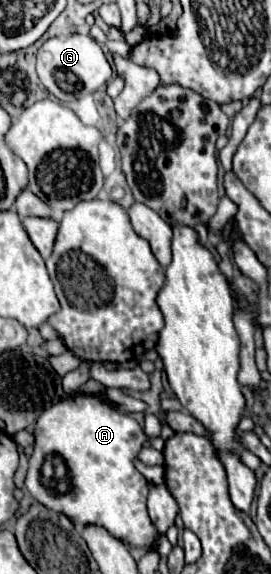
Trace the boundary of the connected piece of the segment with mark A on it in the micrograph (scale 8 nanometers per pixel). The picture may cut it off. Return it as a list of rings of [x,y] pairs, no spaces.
[[[73,394],[43,412],[35,422],[33,434],[33,456],[29,458],[29,472],[25,480],[25,488],[31,492],[33,498],[55,512],[63,512],[77,526],[97,524],[107,528],[115,538],[127,540],[129,544],[147,548],[157,544],[161,556],[167,556],[171,552],[173,546],[167,542],[165,536],[155,538],[155,528],[147,516],[145,502],[149,494],[149,482],[135,468],[135,458],[143,448],[147,436],[129,414],[121,414],[107,398]]]

